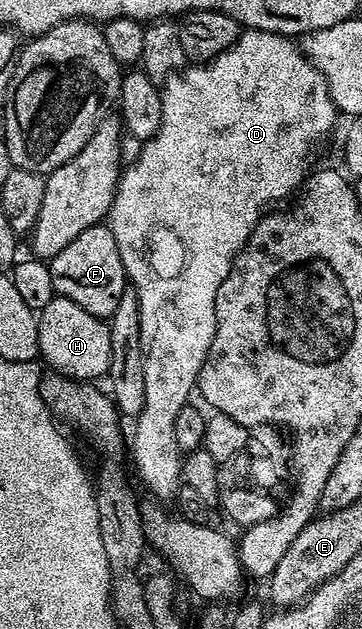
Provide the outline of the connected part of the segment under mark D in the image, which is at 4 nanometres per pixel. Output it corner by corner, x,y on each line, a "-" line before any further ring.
244,30
239,40
225,53
213,57
208,63
188,65
172,74
162,84
163,112
161,113
161,129
141,149
136,163
128,166
120,174
119,188
115,191
109,226
117,241
117,249
121,253
123,268
130,286
133,288
139,312
141,313
141,345
143,346
143,372
145,373
145,405
134,420
135,436
129,439
129,455
135,458
135,467
144,485
152,491
159,501
174,500
183,483
183,457
185,452
177,445
176,422
177,413
192,402
191,391
196,390
201,365
205,365
205,357
209,353
209,345
213,345
215,336
215,306
217,305
217,289
221,289
221,281
229,277
235,264
239,250
247,244
251,230
259,220
268,214
282,199
290,200
302,188
304,179
312,170
310,155
315,146
326,137
335,123
337,108
331,100
331,92
327,90
327,78
318,71
303,54
302,46
294,38
269,33
268,31

